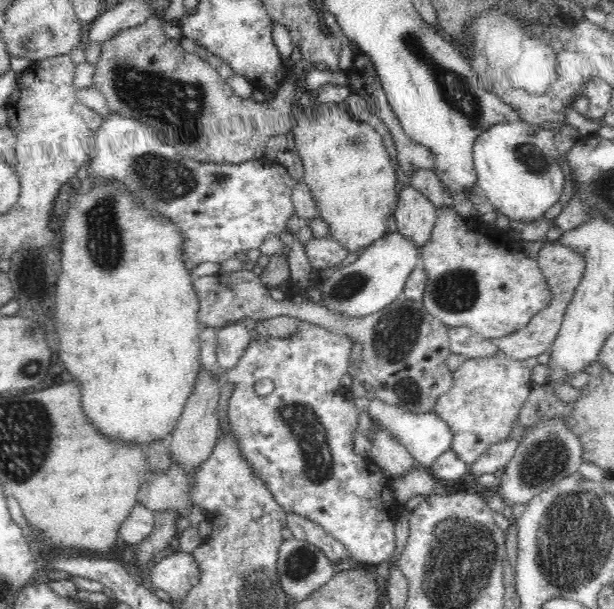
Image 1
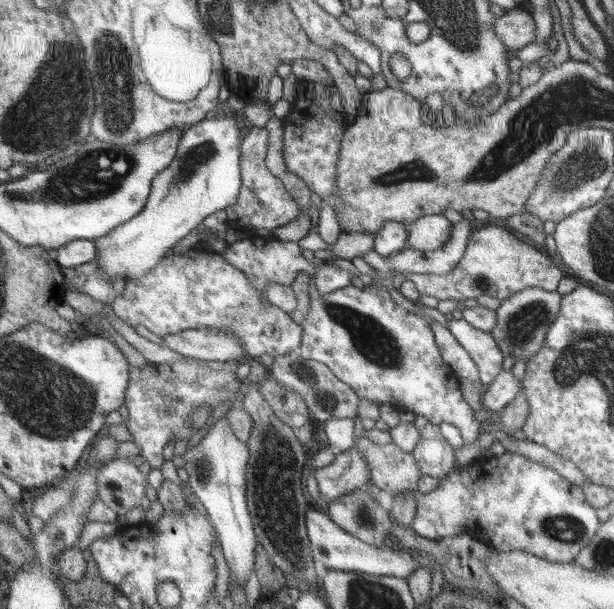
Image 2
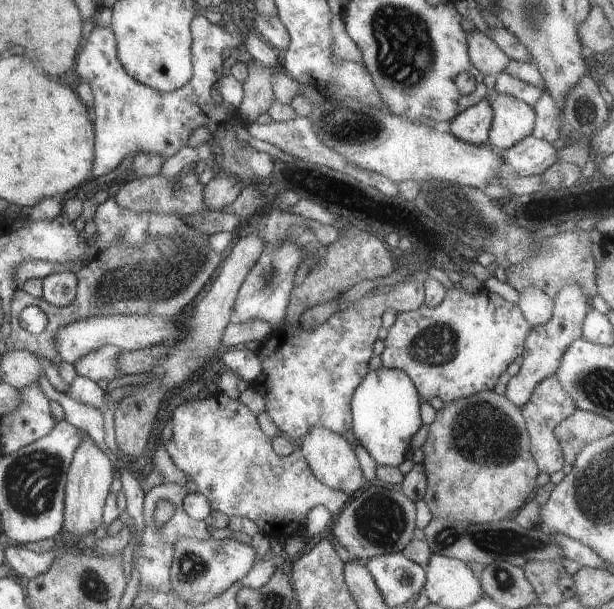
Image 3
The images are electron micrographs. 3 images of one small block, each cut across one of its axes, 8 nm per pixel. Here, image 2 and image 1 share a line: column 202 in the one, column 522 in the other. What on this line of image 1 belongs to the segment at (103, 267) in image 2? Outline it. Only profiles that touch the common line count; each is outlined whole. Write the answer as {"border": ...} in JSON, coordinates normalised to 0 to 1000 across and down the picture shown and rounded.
{"border":[[[853,197],[801,207],[772,236],[772,273],[779,282],[775,305],[831,365],[873,365],[899,355],[912,338],[922,296],[909,269],[902,217],[896,213],[857,204]]]}

